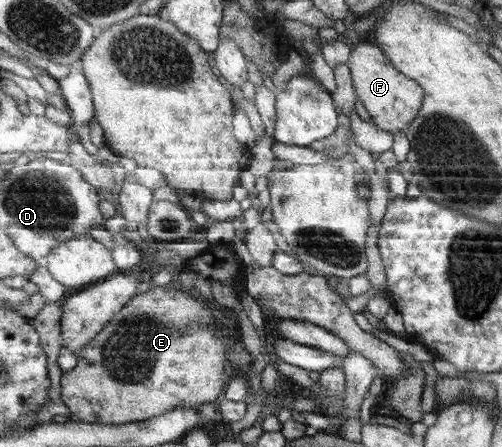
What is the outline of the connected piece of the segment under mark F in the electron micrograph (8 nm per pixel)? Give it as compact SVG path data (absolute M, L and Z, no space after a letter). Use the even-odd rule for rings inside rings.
M359 42L350 50L347 64L350 67L355 89L359 100L367 109L372 120L379 130L390 132L392 135L405 132L419 115L423 107L425 90L423 85L418 84L411 77L400 72L375 43Z

